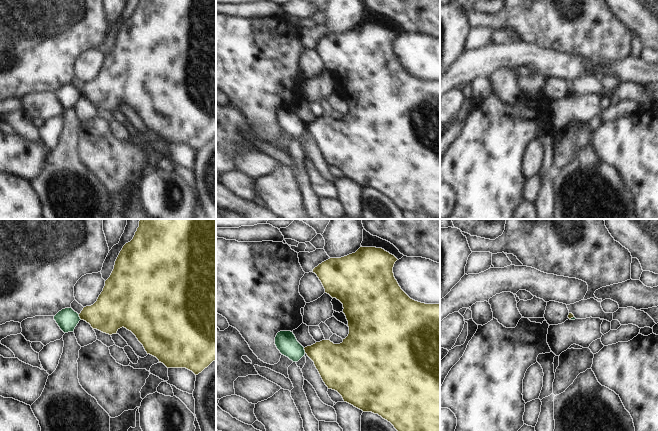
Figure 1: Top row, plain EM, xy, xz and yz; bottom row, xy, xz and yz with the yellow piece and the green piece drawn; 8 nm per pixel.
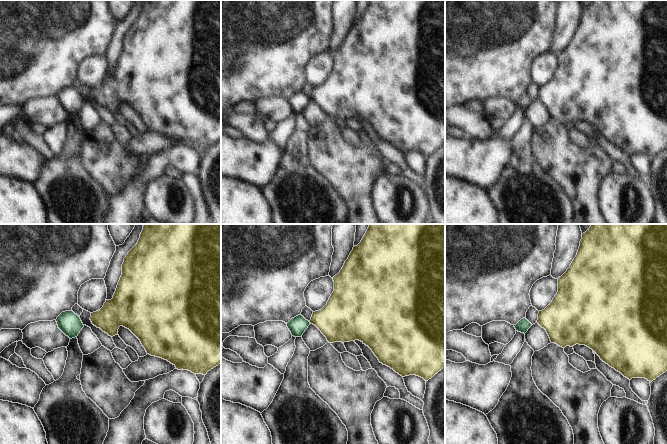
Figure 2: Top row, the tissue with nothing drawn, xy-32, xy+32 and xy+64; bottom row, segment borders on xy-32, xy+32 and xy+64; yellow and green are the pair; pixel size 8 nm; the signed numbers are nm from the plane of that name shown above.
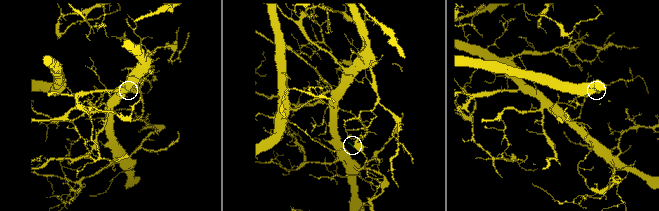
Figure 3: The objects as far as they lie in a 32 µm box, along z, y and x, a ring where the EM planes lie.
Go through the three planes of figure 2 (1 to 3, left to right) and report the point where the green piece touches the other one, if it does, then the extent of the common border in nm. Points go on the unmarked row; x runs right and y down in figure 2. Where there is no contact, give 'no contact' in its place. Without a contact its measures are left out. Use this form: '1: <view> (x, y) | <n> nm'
1: no contact
2: no contact
3: no contact

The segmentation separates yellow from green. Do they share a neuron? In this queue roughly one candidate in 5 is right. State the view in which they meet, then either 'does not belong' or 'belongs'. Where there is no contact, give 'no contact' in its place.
meets yellow in xy; does not belong

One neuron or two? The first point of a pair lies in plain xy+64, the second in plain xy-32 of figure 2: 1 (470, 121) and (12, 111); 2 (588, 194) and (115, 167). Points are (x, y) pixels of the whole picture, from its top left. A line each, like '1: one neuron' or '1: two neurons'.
1: two neurons
2: one neuron

